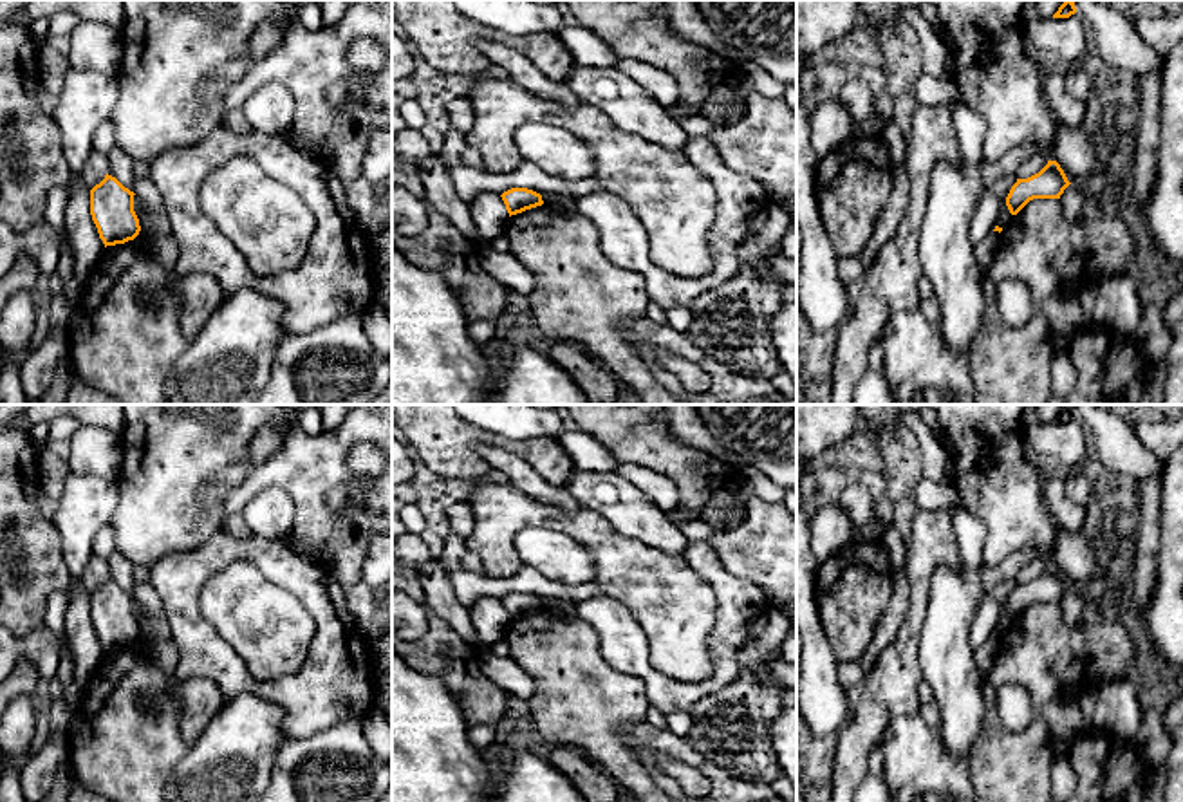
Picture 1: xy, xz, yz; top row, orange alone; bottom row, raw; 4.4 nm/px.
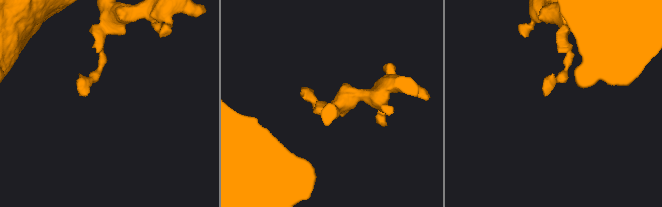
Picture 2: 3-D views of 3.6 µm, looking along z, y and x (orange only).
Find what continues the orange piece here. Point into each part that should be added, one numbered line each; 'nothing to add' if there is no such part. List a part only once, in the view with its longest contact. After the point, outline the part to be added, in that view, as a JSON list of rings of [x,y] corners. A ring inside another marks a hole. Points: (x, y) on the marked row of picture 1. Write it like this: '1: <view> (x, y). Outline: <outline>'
nothing to add

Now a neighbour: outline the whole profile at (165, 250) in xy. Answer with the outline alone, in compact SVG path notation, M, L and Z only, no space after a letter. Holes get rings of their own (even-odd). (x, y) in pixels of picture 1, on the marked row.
M139 231L135 240L154 255L154 258L164 267L166 273L177 275L175 260L179 256L179 246L173 235L159 235L154 231Z

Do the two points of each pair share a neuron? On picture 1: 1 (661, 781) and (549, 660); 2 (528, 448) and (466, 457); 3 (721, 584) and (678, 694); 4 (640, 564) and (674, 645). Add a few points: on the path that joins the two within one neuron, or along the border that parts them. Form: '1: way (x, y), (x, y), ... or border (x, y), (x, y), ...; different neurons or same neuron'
1: border (649, 774), (654, 783); different neurons
2: way (510, 445), (490, 438), (474, 439); same neuron
3: way (728, 616), (723, 671), (710, 683); same neuron
4: way (652, 584), (674, 606), (674, 625); same neuron

